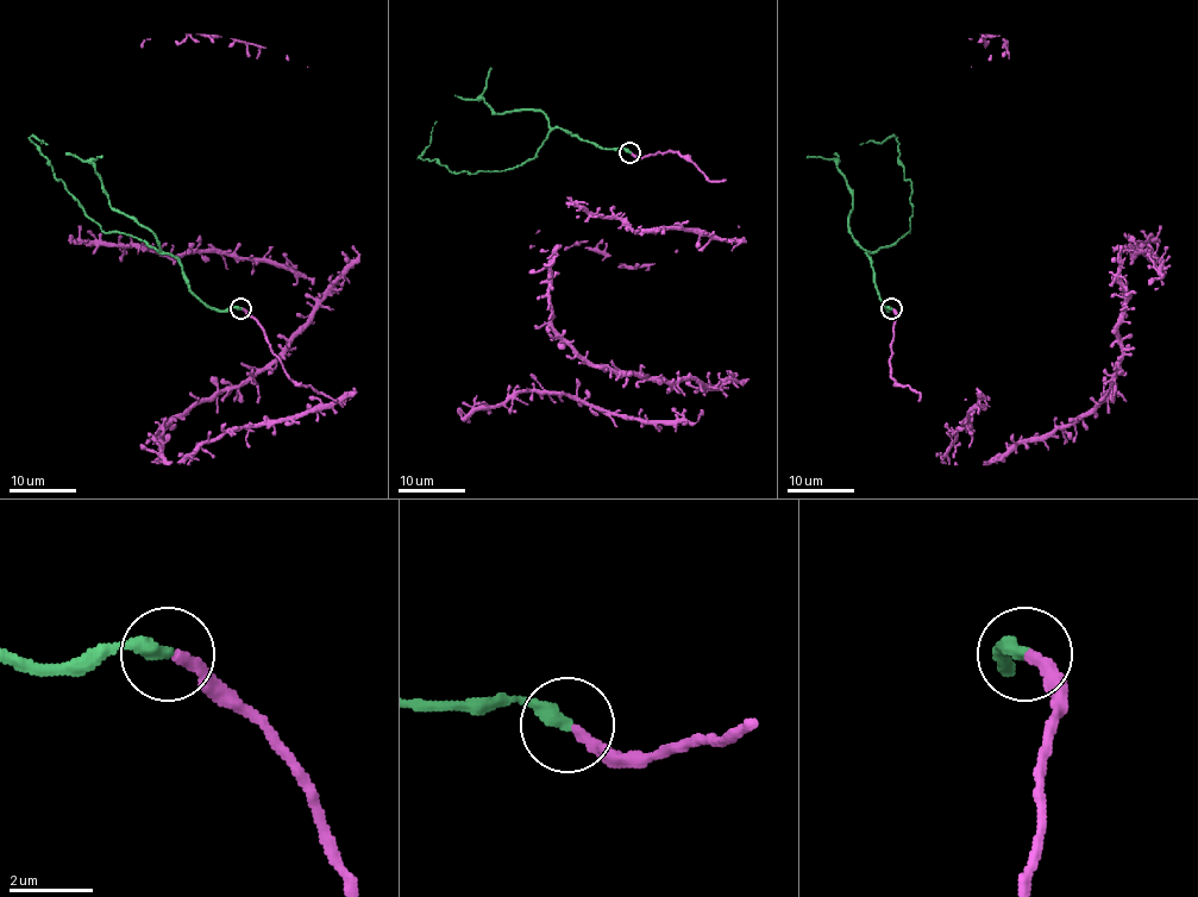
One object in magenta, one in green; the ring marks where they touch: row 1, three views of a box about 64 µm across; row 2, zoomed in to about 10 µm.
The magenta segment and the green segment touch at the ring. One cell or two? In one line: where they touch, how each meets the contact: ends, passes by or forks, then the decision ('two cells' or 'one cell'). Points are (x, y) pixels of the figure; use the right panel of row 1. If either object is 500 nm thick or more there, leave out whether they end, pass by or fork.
place (891, 308); magenta ends; green ends; one cell

